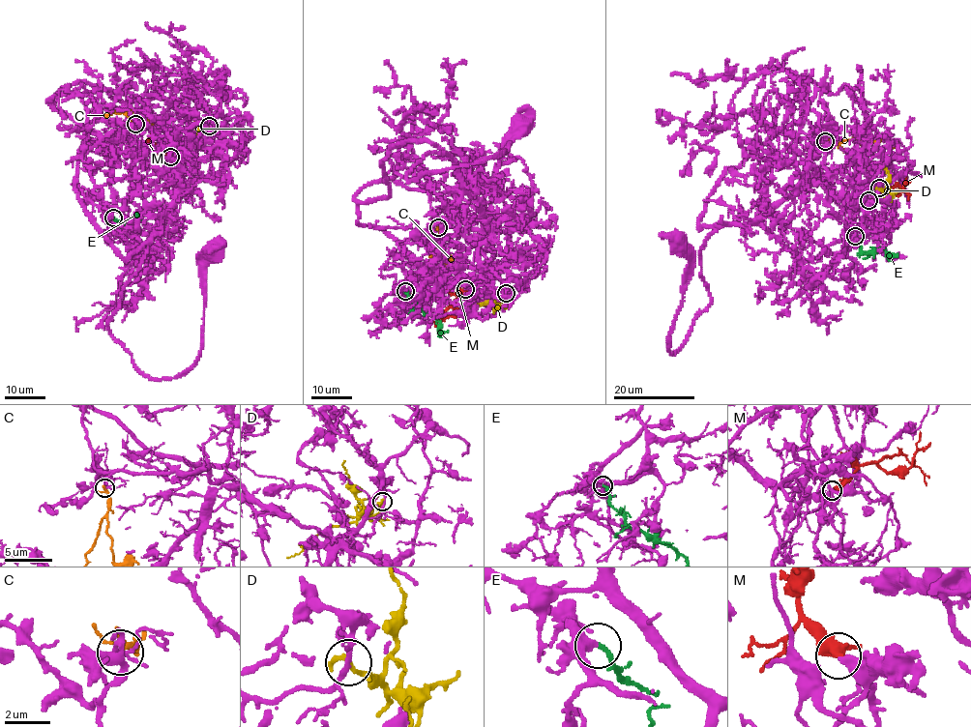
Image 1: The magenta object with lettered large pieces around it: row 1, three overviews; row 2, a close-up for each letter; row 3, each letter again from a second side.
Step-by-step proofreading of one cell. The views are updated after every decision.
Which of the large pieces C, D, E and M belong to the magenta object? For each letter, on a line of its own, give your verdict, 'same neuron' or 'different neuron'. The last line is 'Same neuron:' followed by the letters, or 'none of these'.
C: different neuron
D: different neuron
E: same neuron
M: same neuron
Same neuron: E, M

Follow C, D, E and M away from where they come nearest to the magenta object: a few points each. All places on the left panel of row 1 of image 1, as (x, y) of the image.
C: (135, 124), (133, 114), (131, 112), (128, 115), (117, 107), (105, 116)
D: (209, 126), (169, 149)
E: (112, 217), (124, 225), (136, 220), (147, 209), (160, 214)
M: (169, 157), (162, 144), (157, 143), (162, 143), (161, 136), (148, 126)

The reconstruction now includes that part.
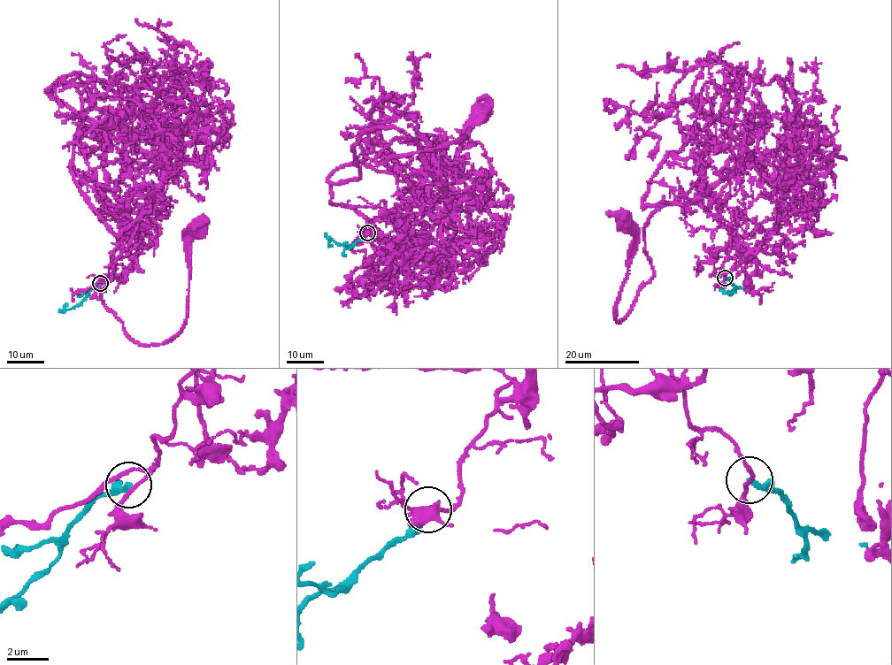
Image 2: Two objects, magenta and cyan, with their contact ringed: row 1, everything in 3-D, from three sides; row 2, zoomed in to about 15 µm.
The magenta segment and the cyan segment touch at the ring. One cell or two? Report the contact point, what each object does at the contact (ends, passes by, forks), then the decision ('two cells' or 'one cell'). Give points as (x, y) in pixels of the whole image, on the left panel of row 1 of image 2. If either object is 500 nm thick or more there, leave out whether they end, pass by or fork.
at (100, 283); magenta passes by; cyan ends there; two cells

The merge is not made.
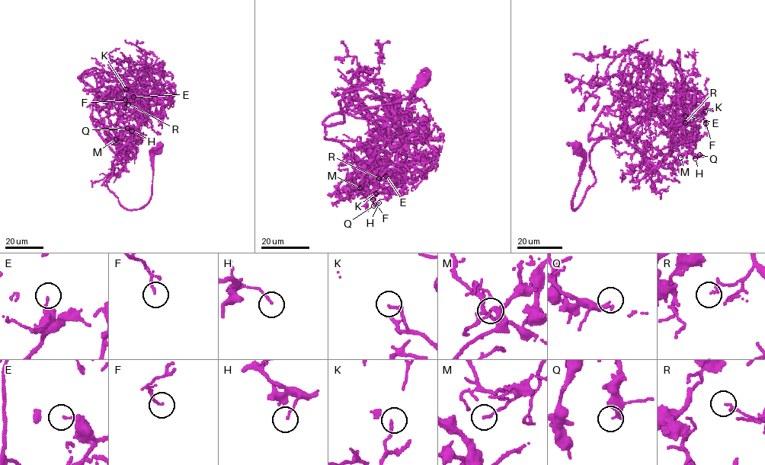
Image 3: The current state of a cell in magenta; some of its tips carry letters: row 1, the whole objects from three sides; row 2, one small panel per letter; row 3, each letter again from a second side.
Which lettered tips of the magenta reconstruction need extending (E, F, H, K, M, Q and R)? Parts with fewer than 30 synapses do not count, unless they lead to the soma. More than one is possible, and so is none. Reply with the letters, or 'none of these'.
none of these

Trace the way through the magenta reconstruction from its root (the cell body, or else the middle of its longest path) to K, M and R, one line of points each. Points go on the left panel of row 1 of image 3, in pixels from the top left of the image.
K: (158, 148), (149, 202), (138, 209), (123, 207), (107, 181), (138, 125), (143, 103), (136, 103), (126, 89)
M: (158, 148), (151, 199), (139, 208), (126, 209), (107, 181), (132, 135), (125, 148), (116, 139)
R: (158, 148), (153, 155), (149, 202), (138, 209), (123, 207), (107, 181), (139, 124), (143, 103), (128, 104)

